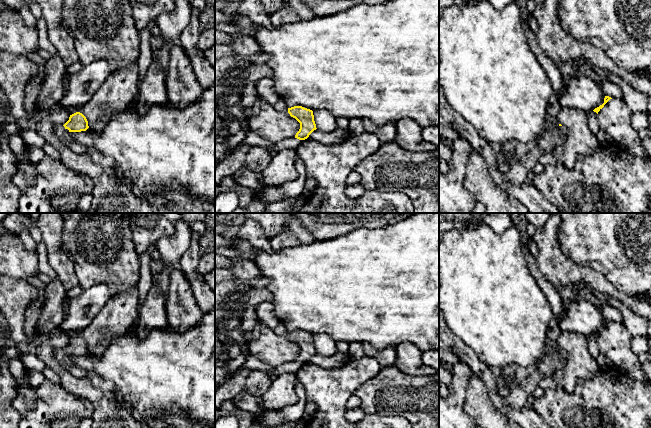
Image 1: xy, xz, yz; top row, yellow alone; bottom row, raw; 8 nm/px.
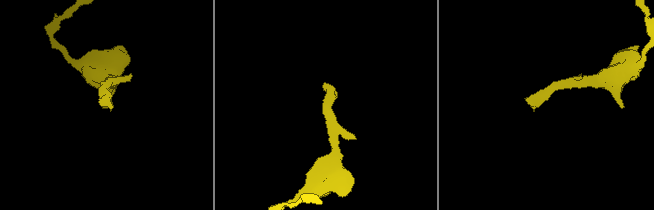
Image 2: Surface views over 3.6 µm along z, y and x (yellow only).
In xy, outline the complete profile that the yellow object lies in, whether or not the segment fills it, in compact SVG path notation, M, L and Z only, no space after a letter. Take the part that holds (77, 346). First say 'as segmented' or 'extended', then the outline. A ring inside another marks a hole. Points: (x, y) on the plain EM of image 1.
extended | M76 336L70 339L69 344L64 349L56 351L55 357L63 366L69 369L73 376L83 378L87 377L87 371L73 364L70 365L70 359L66 354L68 353L69 356L81 356L86 355L88 352L89 350L86 341L82 337Z

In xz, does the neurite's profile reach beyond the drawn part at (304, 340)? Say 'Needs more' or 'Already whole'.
Needs more

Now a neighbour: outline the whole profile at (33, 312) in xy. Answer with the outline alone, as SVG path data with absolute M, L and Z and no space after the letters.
M39 289L37 298L25 310L25 332L27 334L32 333L35 326L42 320L44 296L45 290Z

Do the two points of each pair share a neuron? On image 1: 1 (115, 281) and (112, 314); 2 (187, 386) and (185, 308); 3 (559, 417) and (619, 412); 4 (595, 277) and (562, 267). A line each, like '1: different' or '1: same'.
1: different
2: different
3: same
4: same

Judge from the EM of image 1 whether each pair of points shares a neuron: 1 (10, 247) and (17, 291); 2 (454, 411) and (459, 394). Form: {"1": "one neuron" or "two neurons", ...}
{"1": "two neurons", "2": "one neuron"}

